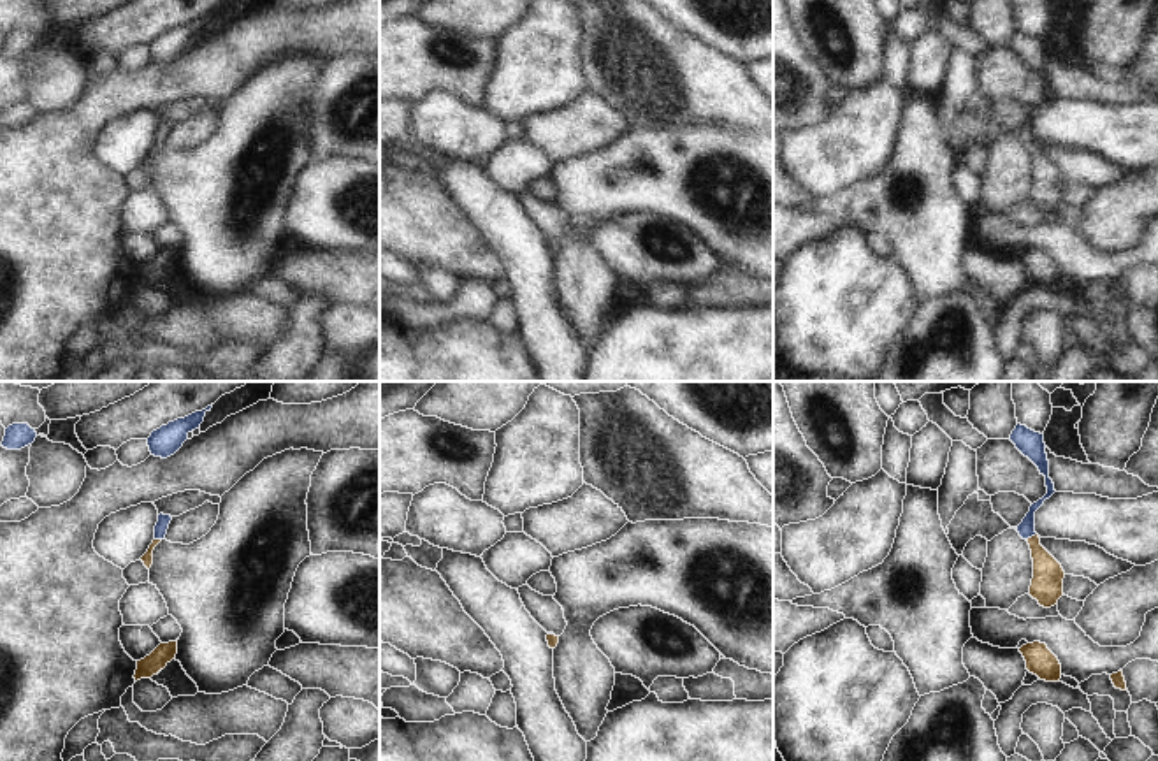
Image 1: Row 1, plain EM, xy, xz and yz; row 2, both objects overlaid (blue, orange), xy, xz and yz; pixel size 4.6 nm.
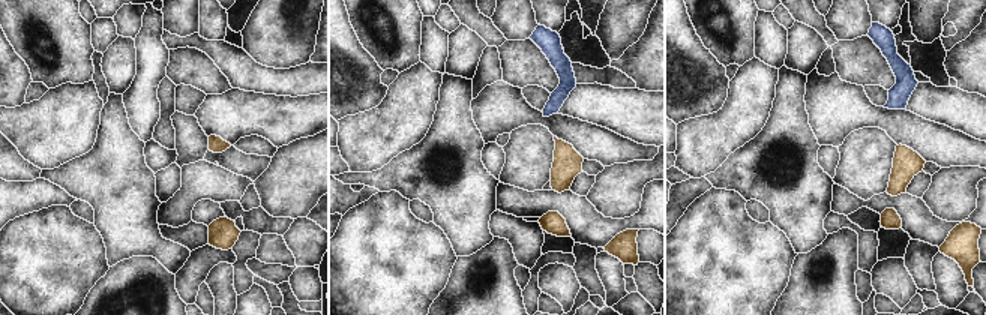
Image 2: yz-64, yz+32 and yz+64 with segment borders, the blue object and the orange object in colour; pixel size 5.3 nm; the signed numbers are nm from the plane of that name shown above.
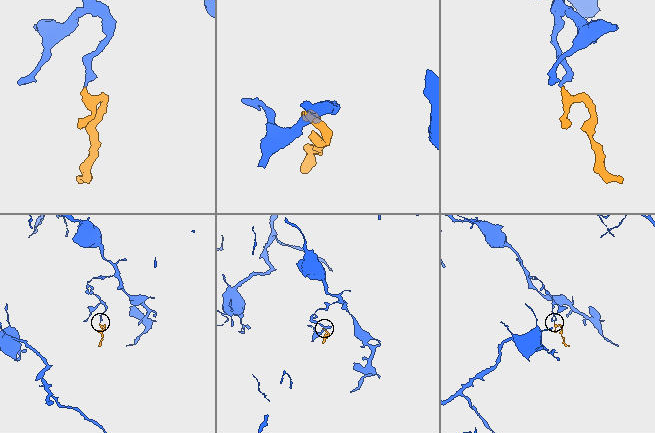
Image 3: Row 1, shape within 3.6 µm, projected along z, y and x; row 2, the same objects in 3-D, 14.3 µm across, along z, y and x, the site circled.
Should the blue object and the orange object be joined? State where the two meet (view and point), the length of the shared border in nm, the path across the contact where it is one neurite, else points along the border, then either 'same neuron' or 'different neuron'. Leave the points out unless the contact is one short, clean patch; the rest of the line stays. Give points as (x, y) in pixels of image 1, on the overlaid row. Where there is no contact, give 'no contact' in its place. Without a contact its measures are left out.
meets blue in yz at (1030, 536); contact 60 nm long; runs through yz (1027, 528), (1030, 536), (1046, 568), (1046, 587); same neuron

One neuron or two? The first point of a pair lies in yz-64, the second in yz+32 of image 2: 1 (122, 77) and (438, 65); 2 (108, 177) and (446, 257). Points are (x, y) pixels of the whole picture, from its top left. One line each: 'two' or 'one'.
1: two
2: two

